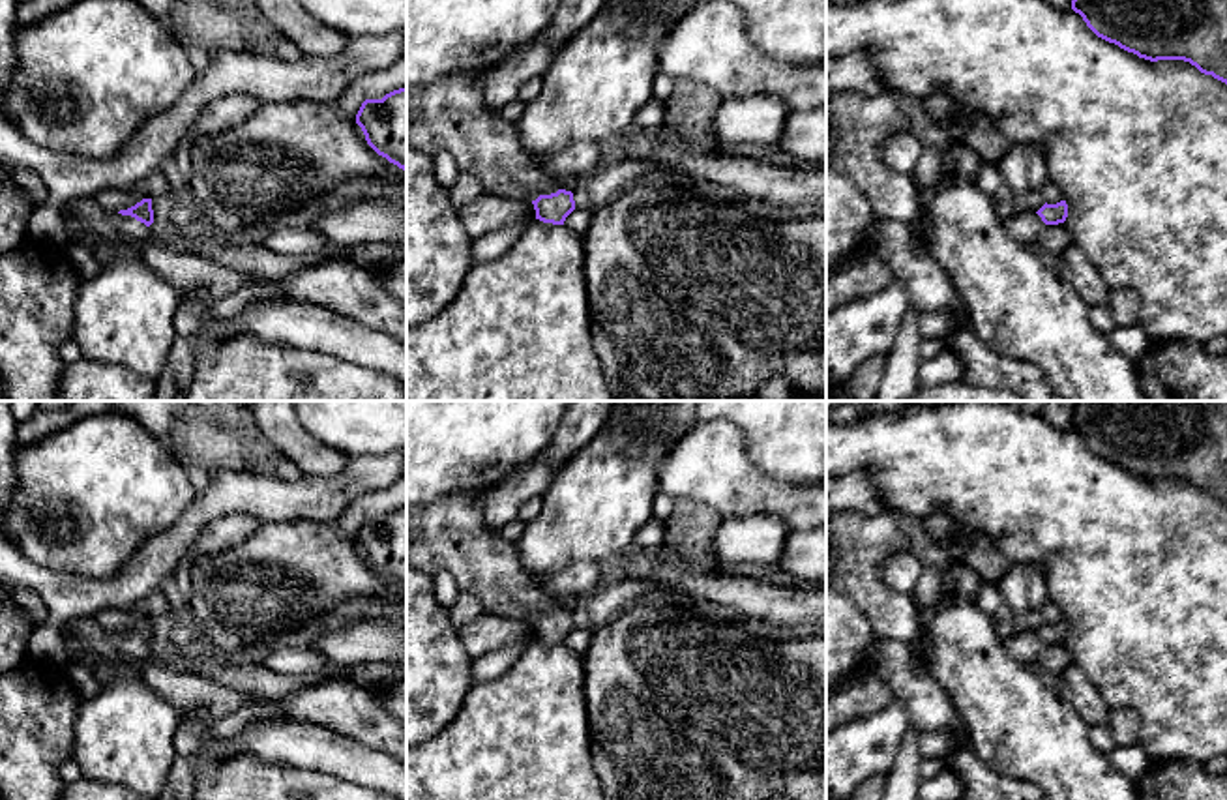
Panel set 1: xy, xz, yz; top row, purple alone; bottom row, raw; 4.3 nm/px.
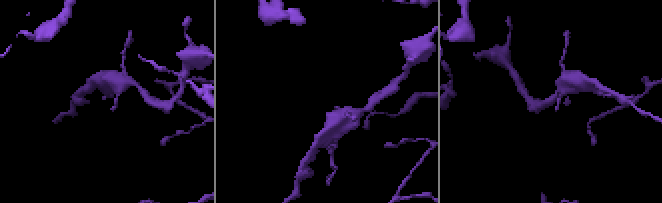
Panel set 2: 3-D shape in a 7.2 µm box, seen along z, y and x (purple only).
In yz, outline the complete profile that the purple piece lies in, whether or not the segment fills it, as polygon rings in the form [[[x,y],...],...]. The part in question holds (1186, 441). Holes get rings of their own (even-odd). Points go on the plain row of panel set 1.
[[[1077,401],[1072,429],[1098,457],[1139,478],[1184,480],[1227,504],[1227,401]]]

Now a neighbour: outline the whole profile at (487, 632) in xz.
[[[487,611],[457,628],[457,633],[472,659],[491,650],[523,643],[526,637],[536,639],[532,620],[511,620]]]

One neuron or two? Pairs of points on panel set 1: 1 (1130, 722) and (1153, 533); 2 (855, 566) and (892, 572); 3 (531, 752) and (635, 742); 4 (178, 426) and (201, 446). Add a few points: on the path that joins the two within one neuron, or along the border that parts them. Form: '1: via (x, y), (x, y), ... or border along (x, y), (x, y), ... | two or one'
1: border along (1109, 709), (1130, 709), (1138, 716), (1139, 742) | two
2: border along (892, 551), (879, 576), (892, 589), (911, 596) | two
3: border along (585, 703), (591, 757), (600, 780) | two
4: via (184, 429), (195, 441) | one

